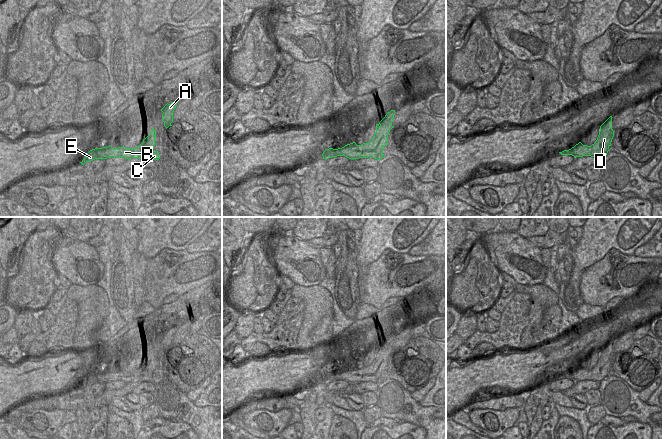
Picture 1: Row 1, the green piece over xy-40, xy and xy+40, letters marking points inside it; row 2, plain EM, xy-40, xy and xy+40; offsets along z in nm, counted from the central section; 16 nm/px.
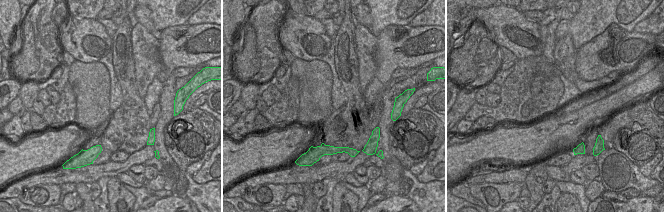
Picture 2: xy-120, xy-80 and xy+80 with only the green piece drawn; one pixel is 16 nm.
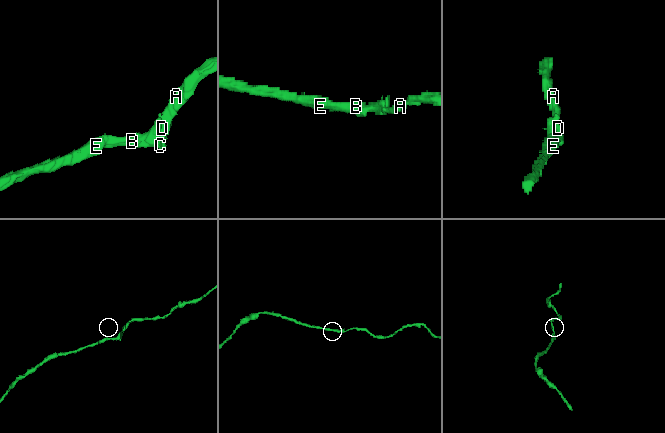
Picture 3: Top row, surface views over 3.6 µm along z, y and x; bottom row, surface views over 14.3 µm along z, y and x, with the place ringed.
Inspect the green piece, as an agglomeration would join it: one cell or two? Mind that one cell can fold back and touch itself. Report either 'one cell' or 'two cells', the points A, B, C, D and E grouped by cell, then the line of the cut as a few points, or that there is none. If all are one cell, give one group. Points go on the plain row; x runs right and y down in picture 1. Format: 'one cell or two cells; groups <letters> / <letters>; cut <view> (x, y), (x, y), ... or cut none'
one cell; groups A B C D E; cut none

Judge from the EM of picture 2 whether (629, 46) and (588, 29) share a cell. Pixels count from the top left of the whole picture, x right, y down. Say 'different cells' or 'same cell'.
different cells

